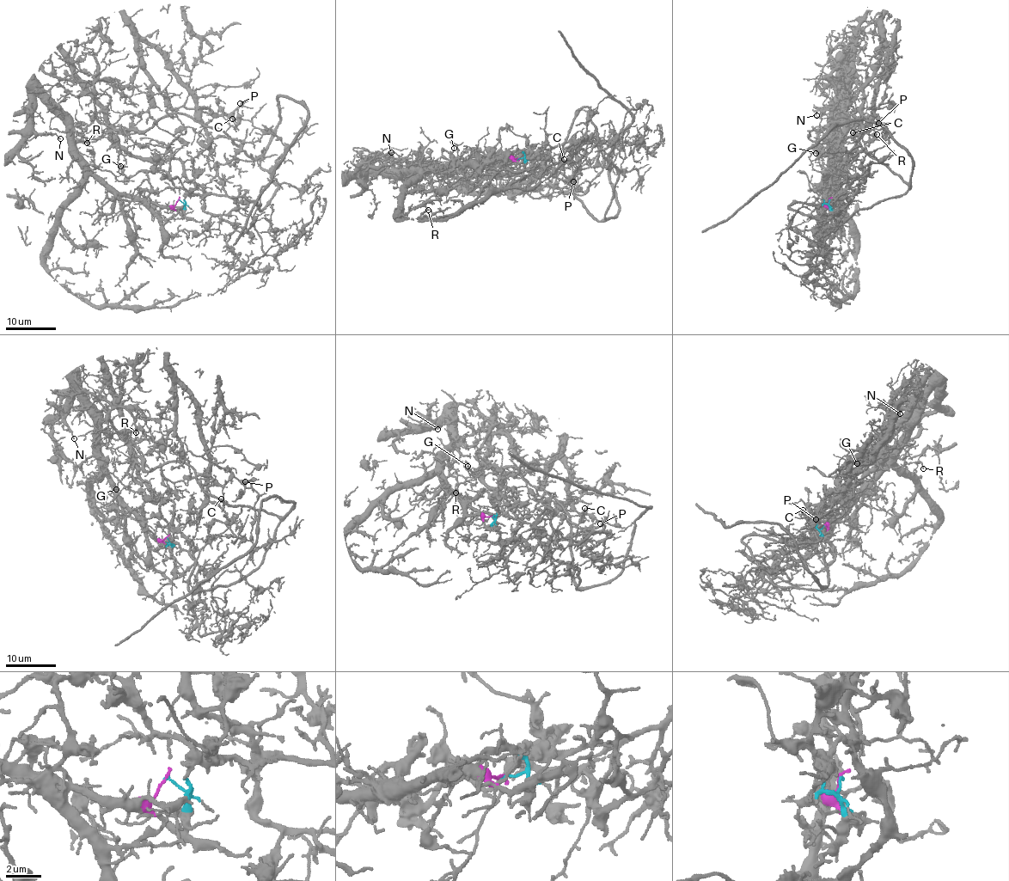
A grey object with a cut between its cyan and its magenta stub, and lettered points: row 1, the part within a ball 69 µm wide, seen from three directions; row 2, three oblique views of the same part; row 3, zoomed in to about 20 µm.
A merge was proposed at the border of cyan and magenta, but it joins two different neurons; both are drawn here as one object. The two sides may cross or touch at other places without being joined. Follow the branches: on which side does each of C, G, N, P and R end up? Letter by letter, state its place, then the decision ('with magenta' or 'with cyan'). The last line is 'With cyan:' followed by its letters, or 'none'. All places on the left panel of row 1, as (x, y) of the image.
C: (232, 119) | with cyan
G: (120, 166) | with cyan
N: (60, 138) | with magenta
P: (240, 103) | with cyan
R: (87, 143) | with cyan
With cyan: C, G, P, R

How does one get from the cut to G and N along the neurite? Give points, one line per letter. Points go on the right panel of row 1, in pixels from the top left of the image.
G: (828, 199), (832, 167), (843, 171), (831, 158), (810, 159), (816, 153)
N: (828, 199), (826, 204), (823, 174), (840, 99), (838, 73), (842, 70), (840, 97), (816, 115)

